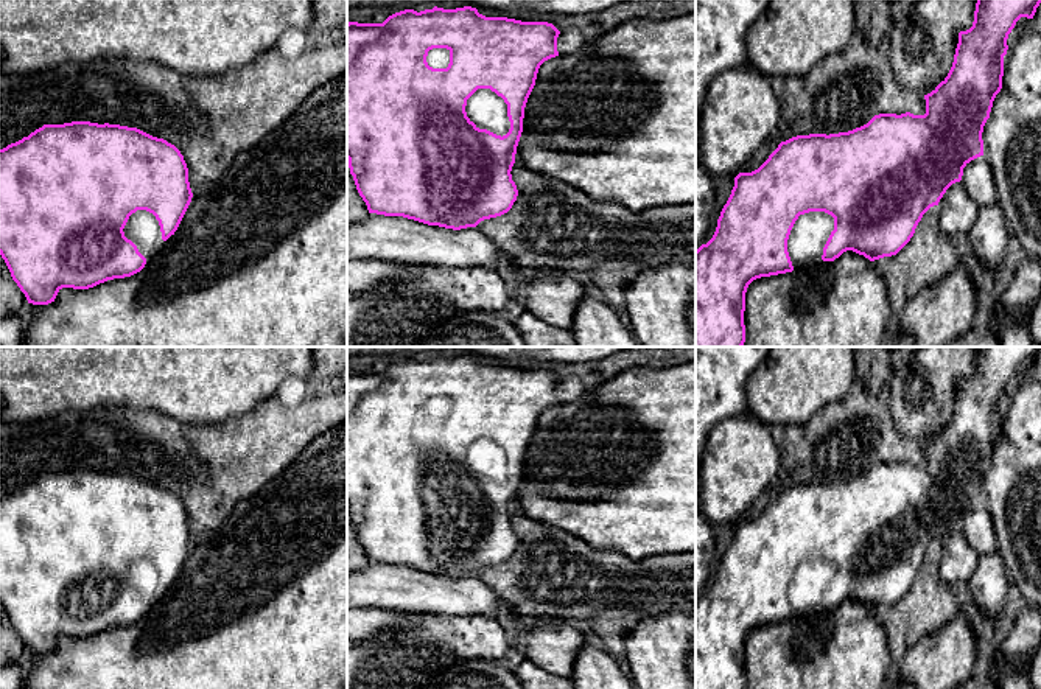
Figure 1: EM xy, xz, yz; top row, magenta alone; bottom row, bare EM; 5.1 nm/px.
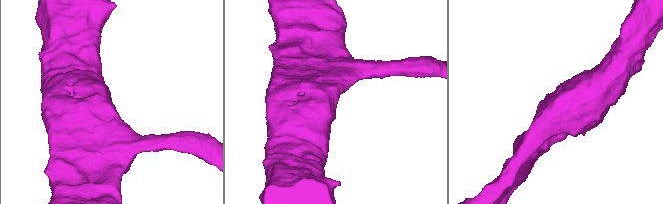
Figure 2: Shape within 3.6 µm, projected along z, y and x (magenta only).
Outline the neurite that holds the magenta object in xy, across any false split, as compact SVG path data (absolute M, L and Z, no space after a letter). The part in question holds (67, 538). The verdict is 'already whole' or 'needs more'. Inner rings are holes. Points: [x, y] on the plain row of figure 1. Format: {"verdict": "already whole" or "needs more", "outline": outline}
{"verdict": "needs more", "outline": "M109 471L44 473L0 498L0 603L28 652L48 653L62 636L89 638L140 621L173 588L191 546L184 504L163 487Z"}

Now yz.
{"verdict": "needs more", "outline": "M977 347L973 375L966 379L959 381L959 392L948 425L931 442L924 443L924 463L913 463L910 460L901 463L879 462L875 463L867 473L848 481L829 484L797 484L786 490L781 490L758 518L752 521L739 521L734 526L734 535L731 538L731 543L720 560L713 586L696 599L696 689L745 689L745 641L748 633L756 627L786 622L792 619L808 619L809 616L823 610L834 610L846 599L864 603L870 610L896 603L913 585L923 563L931 555L938 554L940 547L952 532L962 529L963 516L971 509L983 504L982 481L987 468L990 467L993 449L1002 437L1004 404L1008 398L1008 383L1021 365L1033 367L1039 351L1041 347Z"}

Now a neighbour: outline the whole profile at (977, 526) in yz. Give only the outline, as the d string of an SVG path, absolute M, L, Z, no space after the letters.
M980 504L963 516L962 530L969 546L979 554L997 551L996 529L988 509Z

